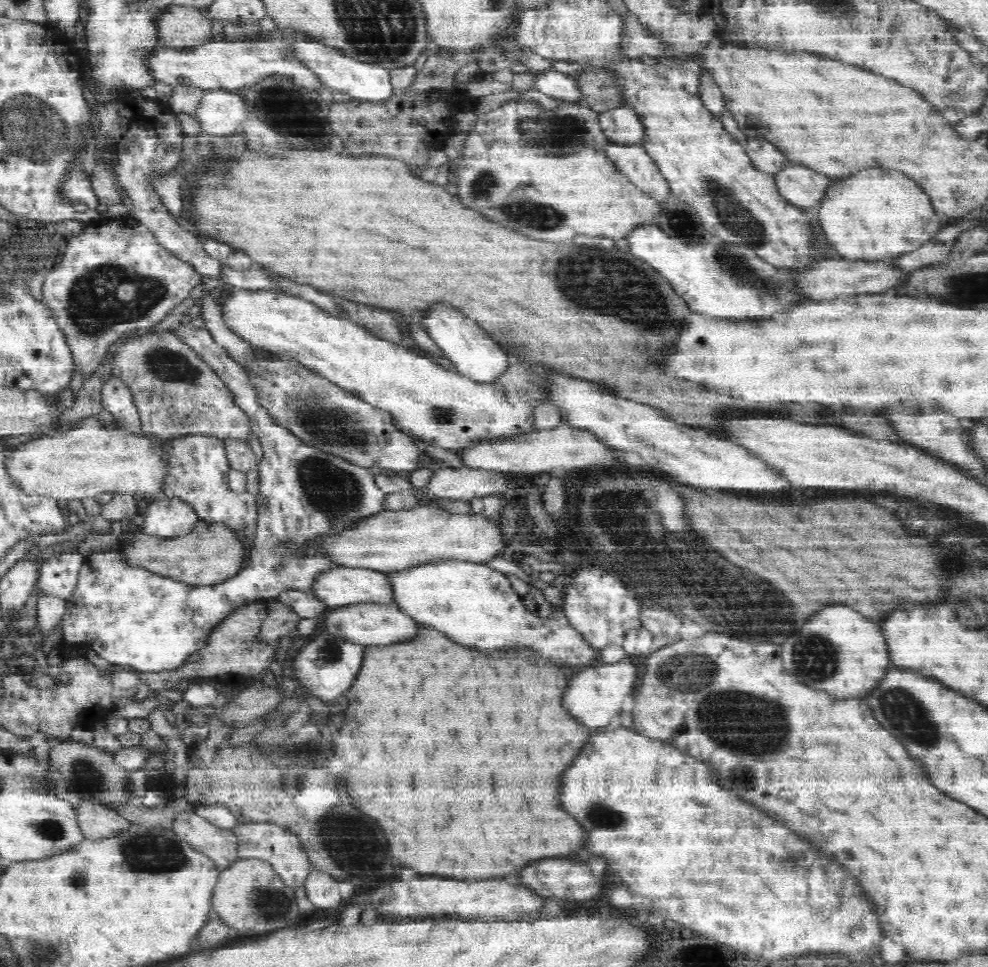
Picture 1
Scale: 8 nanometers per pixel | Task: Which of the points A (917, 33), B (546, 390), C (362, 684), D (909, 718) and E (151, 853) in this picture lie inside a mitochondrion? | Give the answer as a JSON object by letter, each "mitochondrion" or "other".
{"A":"other","B":"other","C":"other","D":"mitochondrion","E":"mitochondrion"}

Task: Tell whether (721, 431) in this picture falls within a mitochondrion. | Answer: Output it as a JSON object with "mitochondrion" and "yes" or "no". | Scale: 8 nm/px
{"mitochondrion":"no"}

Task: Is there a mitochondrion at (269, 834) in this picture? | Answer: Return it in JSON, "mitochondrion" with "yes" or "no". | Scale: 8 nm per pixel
{"mitochondrion":"no"}

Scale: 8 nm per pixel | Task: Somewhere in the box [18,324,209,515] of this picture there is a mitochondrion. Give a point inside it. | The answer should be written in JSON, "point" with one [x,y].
{"point":[168,365]}

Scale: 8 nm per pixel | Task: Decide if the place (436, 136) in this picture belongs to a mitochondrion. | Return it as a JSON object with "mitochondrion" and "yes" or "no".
{"mitochondrion":"no"}

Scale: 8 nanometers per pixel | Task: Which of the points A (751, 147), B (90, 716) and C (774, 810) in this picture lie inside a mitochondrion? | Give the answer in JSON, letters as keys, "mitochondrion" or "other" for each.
{"A":"other","B":"other","C":"other"}

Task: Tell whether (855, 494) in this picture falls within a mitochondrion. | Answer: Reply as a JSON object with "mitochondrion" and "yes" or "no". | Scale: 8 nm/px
{"mitochondrion":"no"}

